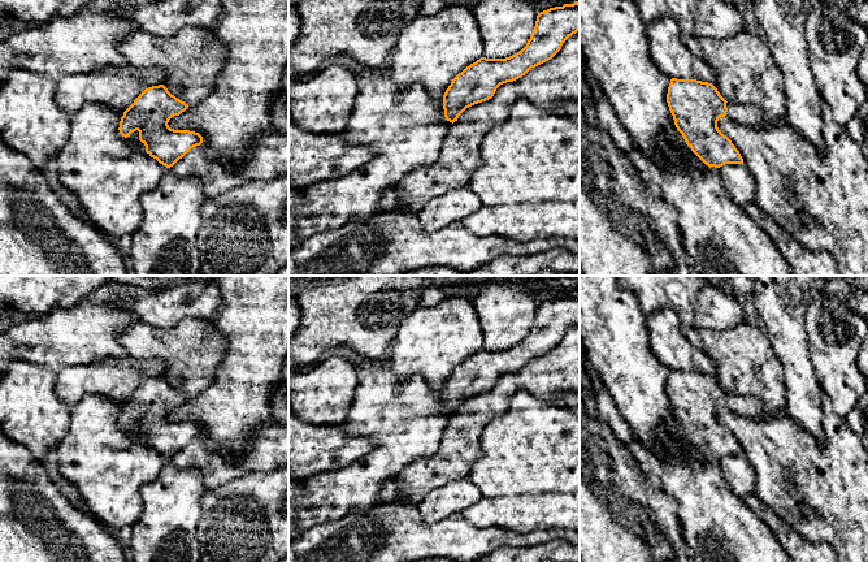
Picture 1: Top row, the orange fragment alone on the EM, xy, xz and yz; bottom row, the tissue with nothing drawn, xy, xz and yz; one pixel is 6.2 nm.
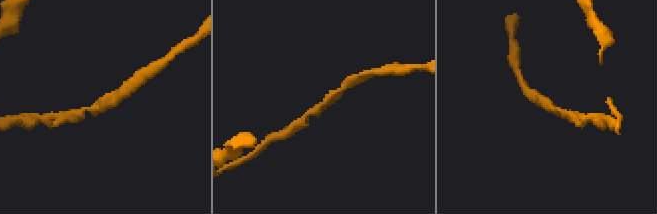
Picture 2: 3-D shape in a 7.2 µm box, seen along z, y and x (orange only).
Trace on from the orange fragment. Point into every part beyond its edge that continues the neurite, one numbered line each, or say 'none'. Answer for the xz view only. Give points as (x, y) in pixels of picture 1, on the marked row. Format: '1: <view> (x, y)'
none

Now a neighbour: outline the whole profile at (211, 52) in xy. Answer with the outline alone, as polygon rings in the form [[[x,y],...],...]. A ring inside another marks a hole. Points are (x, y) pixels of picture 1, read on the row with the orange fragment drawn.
[[[187,26],[170,38],[136,29],[120,42],[120,53],[133,66],[162,69],[168,91],[194,105],[213,91],[227,49],[205,29]]]

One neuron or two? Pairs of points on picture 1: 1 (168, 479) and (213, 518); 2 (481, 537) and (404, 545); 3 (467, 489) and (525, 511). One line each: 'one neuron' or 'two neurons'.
1: two neurons
2: one neuron
3: two neurons

